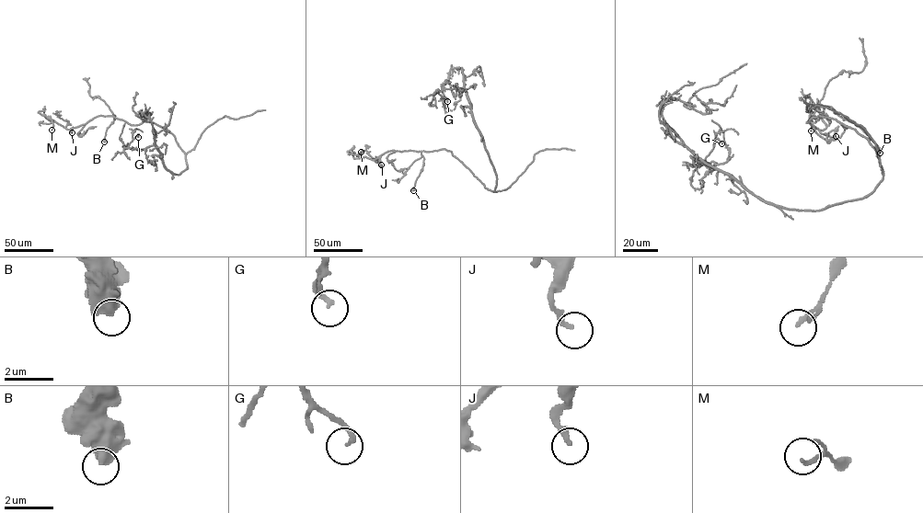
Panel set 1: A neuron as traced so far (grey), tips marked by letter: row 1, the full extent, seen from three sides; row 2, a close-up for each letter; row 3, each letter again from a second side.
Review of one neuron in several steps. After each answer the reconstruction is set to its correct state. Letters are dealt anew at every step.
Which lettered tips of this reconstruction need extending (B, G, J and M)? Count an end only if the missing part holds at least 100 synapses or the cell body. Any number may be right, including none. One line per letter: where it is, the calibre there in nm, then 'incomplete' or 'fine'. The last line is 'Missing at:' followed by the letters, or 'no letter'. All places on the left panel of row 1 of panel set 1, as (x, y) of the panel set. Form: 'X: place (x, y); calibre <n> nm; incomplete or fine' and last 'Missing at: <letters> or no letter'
B: place (104, 142); calibre 700 nm; fine
G: place (138, 137); calibre 190 nm; fine
J: place (72, 132); calibre 190 nm; fine
M: place (51, 130); calibre 160 nm; fine
Missing at: no letter

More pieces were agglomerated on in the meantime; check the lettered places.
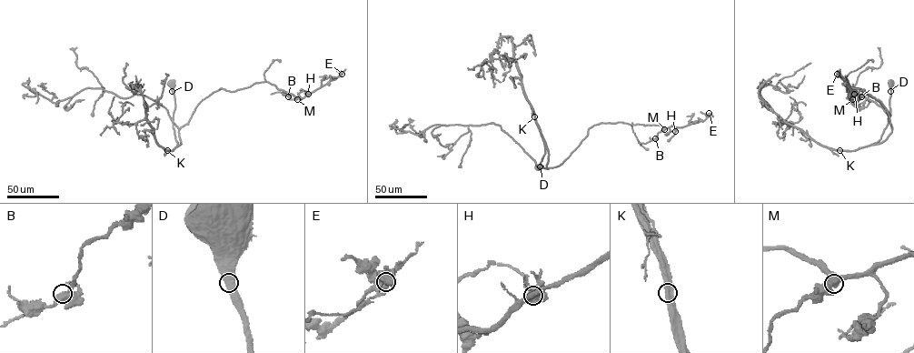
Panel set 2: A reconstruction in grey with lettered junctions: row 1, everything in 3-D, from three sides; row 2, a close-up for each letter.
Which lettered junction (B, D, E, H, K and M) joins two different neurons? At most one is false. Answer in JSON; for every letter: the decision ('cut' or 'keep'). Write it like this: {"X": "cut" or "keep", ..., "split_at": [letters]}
{"B": "keep", "D": "keep", "E": "keep", "H": "keep", "K": "keep", "M": "keep", "split_at": []}

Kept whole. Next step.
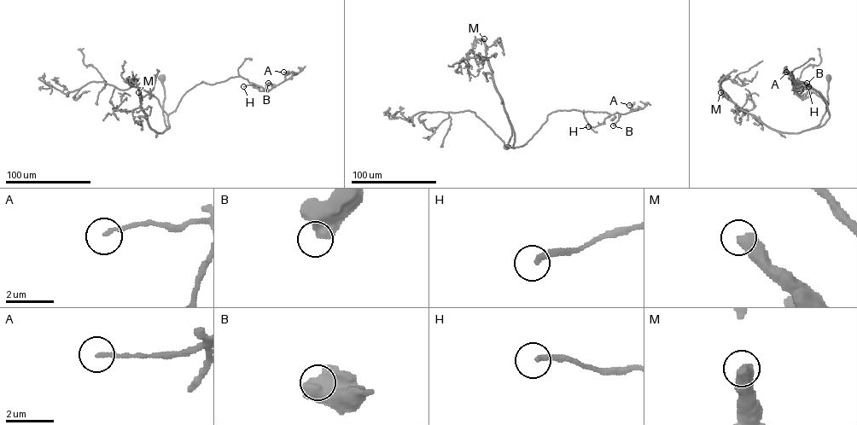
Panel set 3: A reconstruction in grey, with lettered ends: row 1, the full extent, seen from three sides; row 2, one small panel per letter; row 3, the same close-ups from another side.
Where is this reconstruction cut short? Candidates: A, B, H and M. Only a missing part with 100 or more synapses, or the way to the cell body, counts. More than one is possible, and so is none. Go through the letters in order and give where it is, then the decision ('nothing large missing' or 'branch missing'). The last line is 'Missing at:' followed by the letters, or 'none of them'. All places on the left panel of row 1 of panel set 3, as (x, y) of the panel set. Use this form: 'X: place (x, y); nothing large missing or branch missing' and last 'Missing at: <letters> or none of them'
A: place (283, 72); nothing large missing
B: place (268, 83); nothing large missing
H: place (243, 86); nothing large missing
M: place (138, 92); branch missing
Missing at: M

